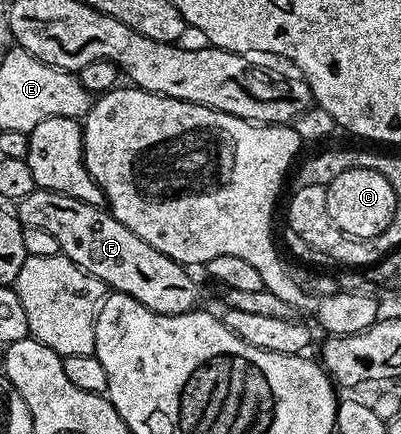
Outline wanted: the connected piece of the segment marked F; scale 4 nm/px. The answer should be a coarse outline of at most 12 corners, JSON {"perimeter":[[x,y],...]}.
{"perimeter":[[35,187],[26,229],[157,313],[199,304],[191,270],[109,208]]}

